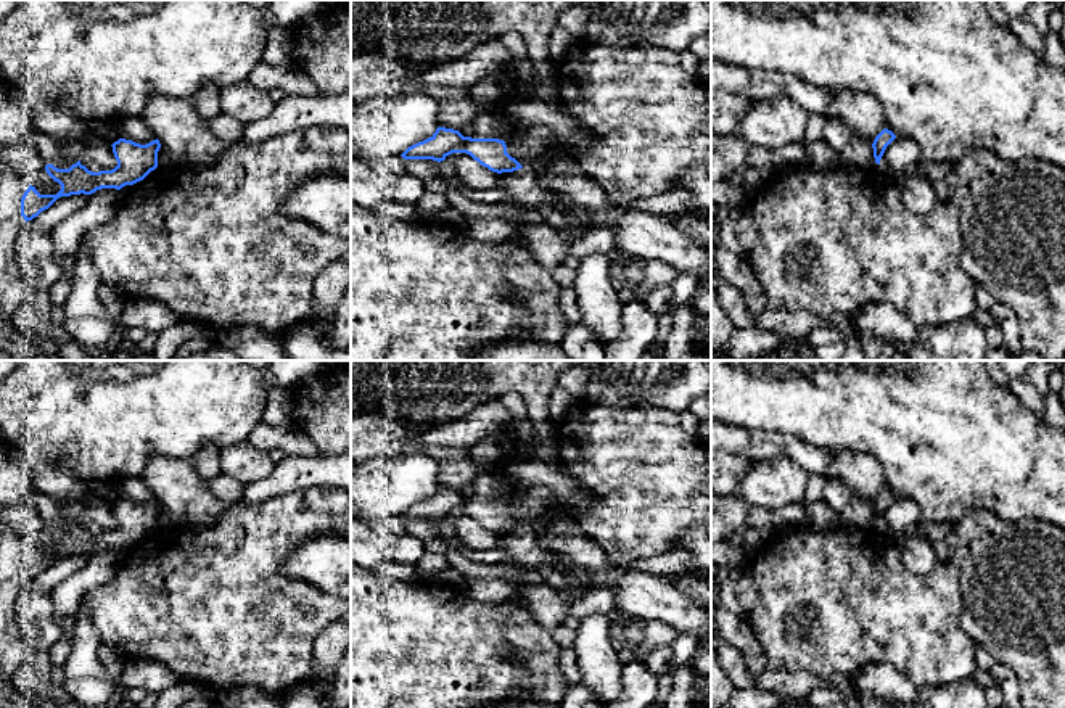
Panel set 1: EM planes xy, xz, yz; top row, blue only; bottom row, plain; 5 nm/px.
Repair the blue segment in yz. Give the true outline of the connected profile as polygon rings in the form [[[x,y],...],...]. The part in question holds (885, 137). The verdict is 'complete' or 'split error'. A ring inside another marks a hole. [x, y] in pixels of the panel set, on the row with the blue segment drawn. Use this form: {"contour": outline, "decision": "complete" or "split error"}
{"contour": [[[883,129],[874,140],[872,143],[872,148],[874,148],[874,158],[875,158],[875,163],[880,164],[880,159],[886,150],[886,146],[896,138],[896,135],[888,130],[888,129]]], "decision": "complete"}

